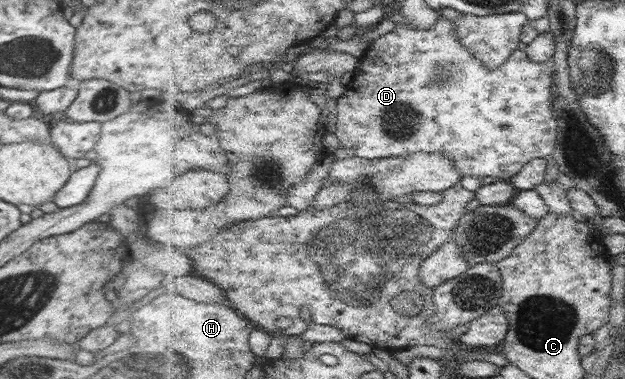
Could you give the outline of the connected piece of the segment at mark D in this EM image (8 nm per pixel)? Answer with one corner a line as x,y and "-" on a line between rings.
445,16
431,29
417,29
412,23
404,20
397,24
395,29
388,34
377,38
365,52
360,68
355,72
354,78
348,85
348,91
338,100
338,122
336,135
341,145
356,151
356,155
366,159
384,159
385,157
407,157
413,153
427,151
429,153
448,153
453,160
457,160
457,168
463,176
484,177
503,180
512,180
517,173
525,170
529,162
538,158
553,157
560,137
560,123
556,118
554,101
556,100
556,59
553,57
546,62
536,62
527,50
517,50
510,60
499,69
492,69
480,56
471,51
460,39
456,32
456,22

